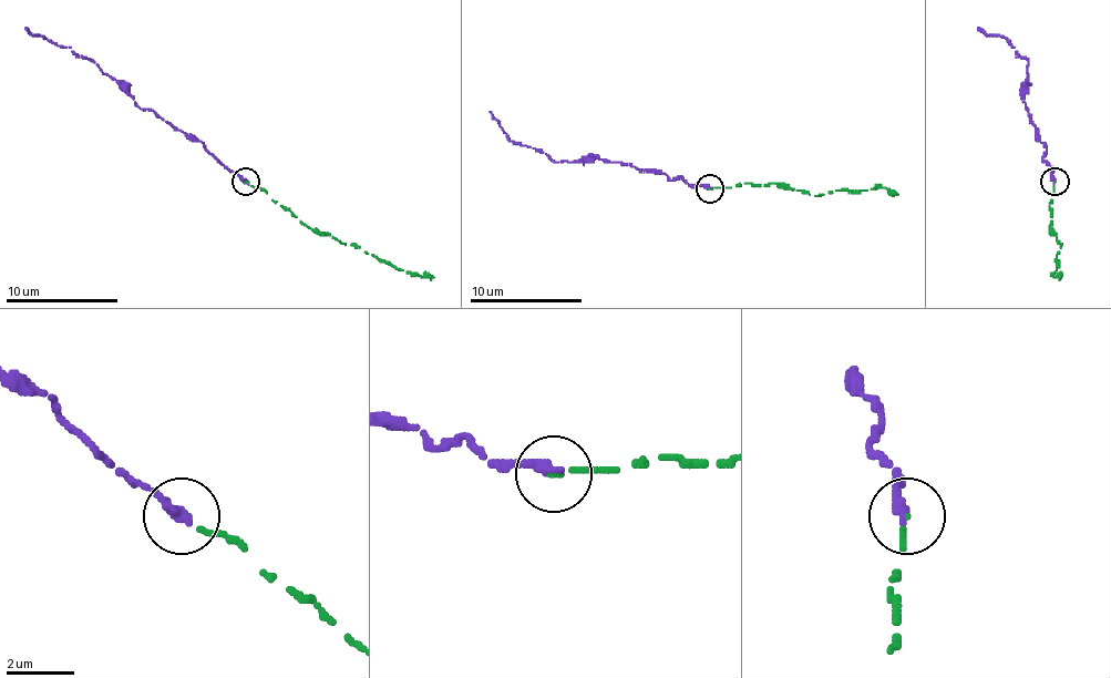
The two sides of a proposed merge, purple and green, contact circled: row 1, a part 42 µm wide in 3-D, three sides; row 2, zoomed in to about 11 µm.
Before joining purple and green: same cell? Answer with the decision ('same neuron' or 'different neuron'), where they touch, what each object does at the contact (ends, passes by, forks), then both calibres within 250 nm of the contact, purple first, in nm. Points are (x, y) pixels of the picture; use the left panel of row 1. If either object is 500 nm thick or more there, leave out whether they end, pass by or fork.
same neuron; place (246, 182); purple ends; green ends; calibres 360 and 130 nm

